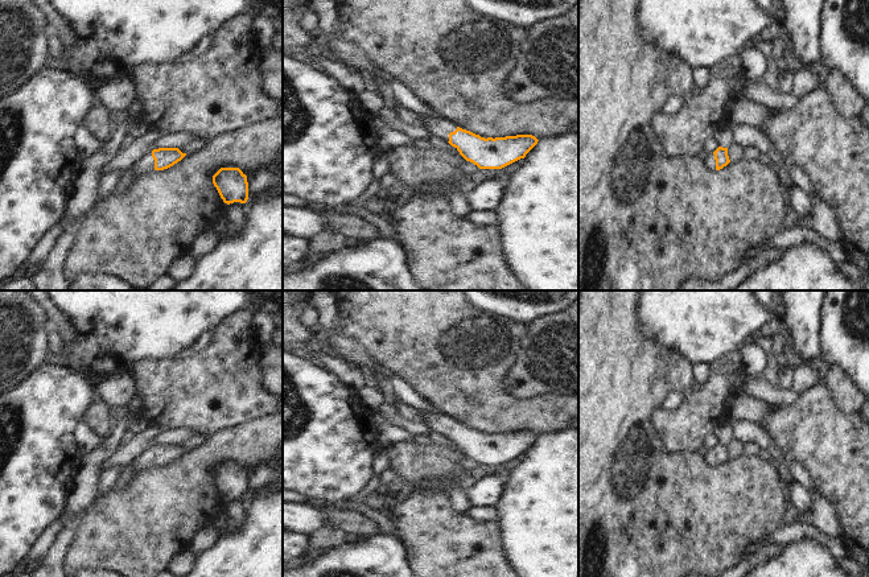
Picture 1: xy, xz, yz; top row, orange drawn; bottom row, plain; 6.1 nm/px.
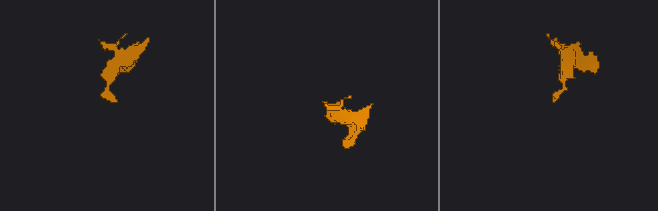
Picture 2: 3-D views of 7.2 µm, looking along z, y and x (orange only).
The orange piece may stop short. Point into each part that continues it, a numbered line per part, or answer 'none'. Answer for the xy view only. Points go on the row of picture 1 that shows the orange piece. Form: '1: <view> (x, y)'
1: xy (145, 164)

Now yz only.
1: yz (709, 160)

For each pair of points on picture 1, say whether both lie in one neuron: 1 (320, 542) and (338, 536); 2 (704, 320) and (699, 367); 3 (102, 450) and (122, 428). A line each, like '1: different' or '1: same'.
1: same
2: different
3: same

